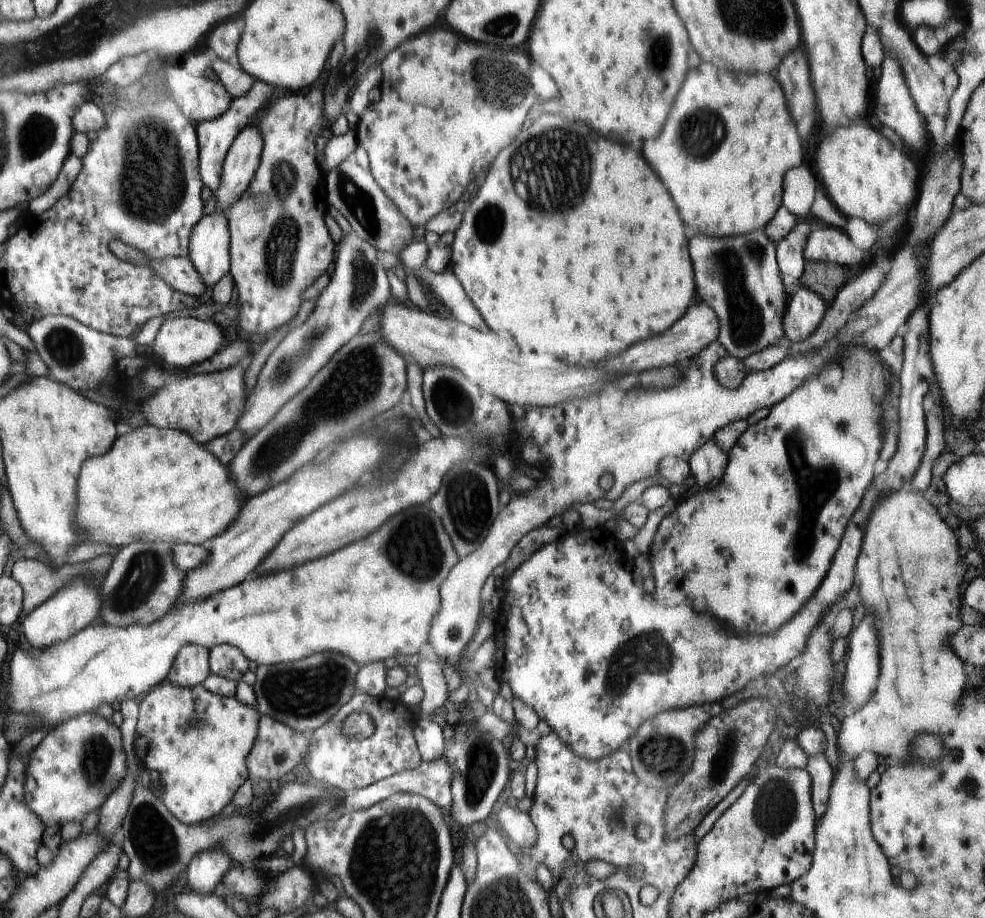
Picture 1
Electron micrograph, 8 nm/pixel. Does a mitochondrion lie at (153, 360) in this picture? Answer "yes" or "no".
no

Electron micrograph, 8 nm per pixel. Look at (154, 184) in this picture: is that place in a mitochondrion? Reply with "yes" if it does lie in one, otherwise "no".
yes

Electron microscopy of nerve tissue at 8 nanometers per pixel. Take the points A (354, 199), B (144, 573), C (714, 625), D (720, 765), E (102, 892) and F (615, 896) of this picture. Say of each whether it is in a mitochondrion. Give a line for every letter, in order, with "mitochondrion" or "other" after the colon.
A: mitochondrion
B: mitochondrion
C: other
D: mitochondrion
E: other
F: mitochondrion

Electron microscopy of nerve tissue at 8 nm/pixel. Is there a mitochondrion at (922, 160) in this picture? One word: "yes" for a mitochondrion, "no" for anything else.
no

